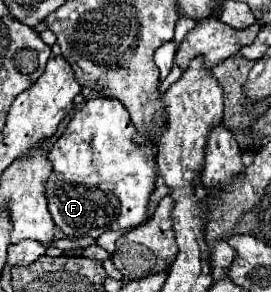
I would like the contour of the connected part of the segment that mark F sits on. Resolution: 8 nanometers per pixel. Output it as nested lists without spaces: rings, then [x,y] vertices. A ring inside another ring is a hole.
[[[91,98],[81,110],[77,110],[65,128],[65,134],[51,146],[49,160],[53,164],[53,174],[47,182],[49,212],[63,234],[71,238],[93,236],[109,230],[131,230],[149,220],[149,200],[155,192],[157,182],[157,162],[155,144],[147,142],[143,146],[133,142],[135,126],[121,102],[117,98]]]

